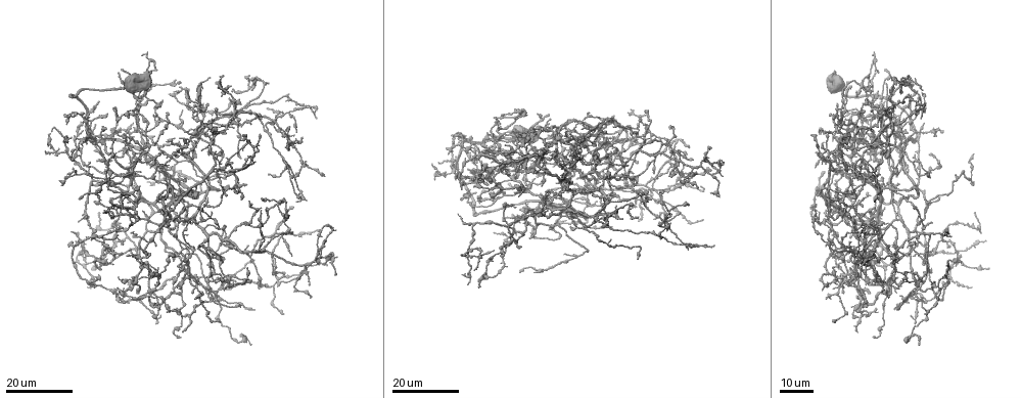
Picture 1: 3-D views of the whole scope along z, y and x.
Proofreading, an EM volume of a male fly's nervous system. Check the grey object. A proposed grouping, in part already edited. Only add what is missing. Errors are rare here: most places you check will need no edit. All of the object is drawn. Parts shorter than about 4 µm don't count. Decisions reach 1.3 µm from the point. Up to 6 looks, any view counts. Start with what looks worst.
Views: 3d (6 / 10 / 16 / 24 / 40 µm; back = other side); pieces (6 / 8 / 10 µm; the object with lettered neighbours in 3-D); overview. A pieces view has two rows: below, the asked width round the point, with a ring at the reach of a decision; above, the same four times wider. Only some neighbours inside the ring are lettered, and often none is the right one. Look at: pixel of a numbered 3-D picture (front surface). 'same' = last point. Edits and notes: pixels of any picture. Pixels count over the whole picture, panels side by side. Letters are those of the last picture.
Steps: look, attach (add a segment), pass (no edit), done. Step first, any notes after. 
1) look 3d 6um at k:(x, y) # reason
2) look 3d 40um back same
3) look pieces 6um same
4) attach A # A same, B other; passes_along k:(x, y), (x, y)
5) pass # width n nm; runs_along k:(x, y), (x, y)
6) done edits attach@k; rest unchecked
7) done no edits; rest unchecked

look 3d 16um at 1:(476, 198) # an open end

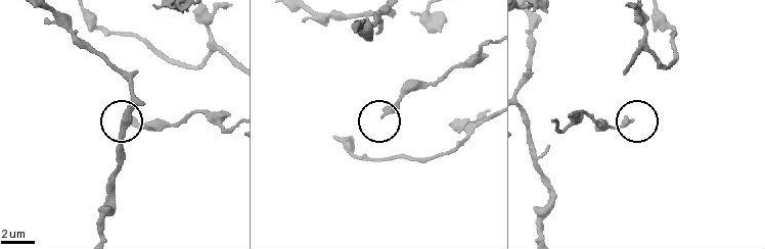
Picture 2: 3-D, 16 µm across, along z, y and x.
look pieces 6um at 2:(631, 123)

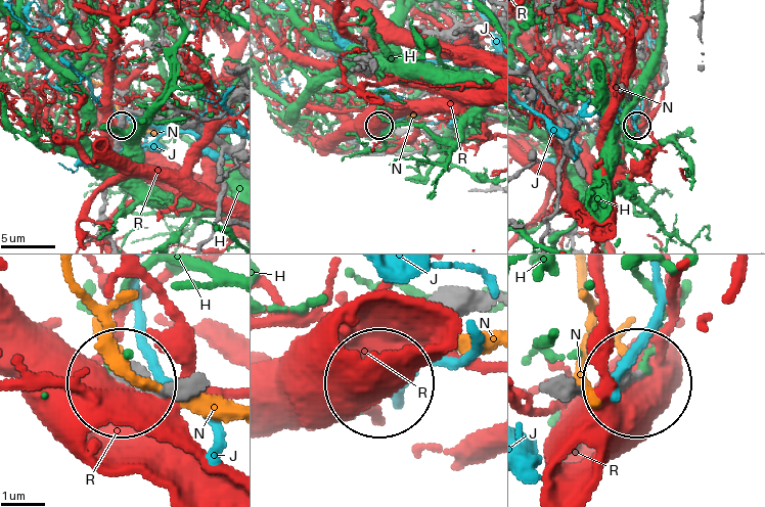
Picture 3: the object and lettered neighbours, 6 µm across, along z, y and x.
pass # width 310 nm; H other, J other, N other, R other; runs_along 3:(576, 387), (628, 379); none of them fits

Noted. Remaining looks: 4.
look 3d 24um at 1:(114, 138) # free end

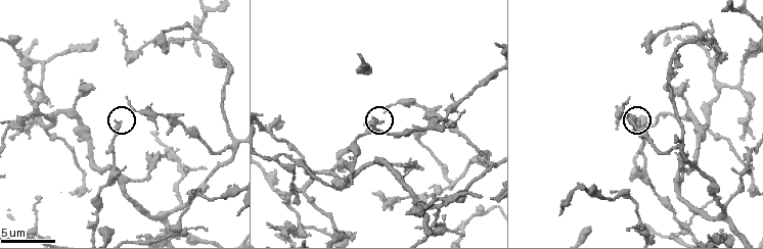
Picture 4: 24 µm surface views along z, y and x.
look pieces 10um at 4:(373, 117) # what lies round it

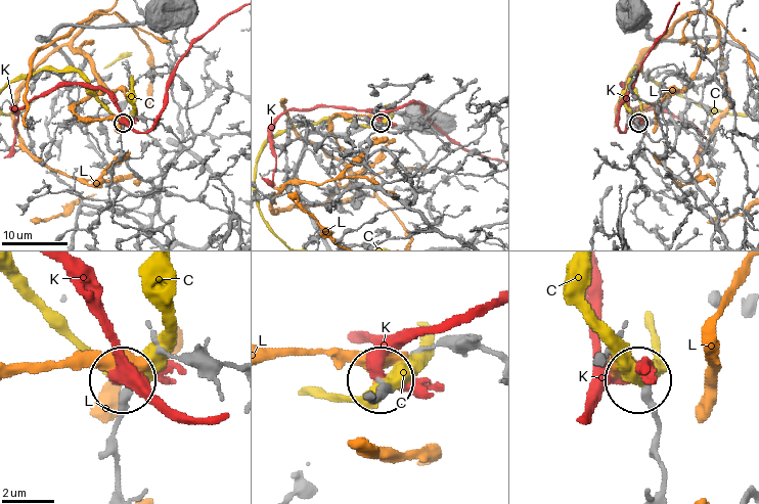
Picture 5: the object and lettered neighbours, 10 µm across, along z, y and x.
pass # C other, K other, L other; runs_along 5:(661, 487), (661, 434), (642, 383); no lettered segment goes on from it

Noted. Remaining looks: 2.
look 3d 16um at 1:(973, 214) # end of a long branch

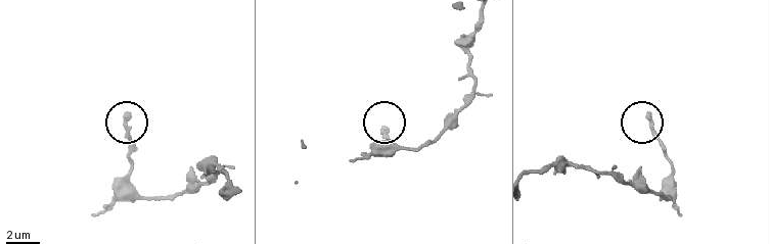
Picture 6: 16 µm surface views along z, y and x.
look pieces 6um at 6:(649, 114)

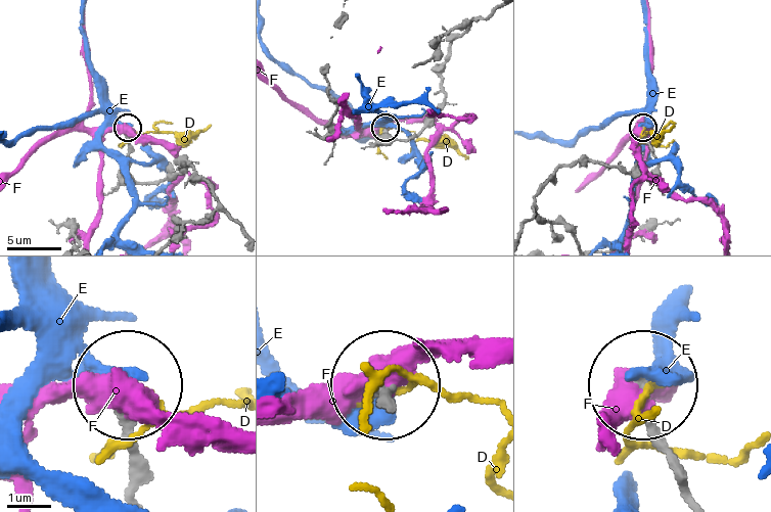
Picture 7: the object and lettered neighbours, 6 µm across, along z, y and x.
pass # D other, E other, F other; none of them fits

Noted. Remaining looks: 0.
done no edits; rest unchecked

